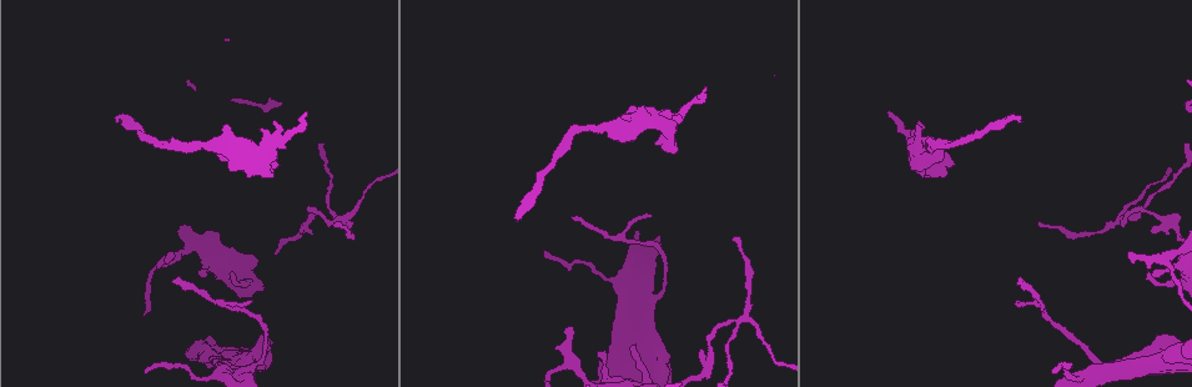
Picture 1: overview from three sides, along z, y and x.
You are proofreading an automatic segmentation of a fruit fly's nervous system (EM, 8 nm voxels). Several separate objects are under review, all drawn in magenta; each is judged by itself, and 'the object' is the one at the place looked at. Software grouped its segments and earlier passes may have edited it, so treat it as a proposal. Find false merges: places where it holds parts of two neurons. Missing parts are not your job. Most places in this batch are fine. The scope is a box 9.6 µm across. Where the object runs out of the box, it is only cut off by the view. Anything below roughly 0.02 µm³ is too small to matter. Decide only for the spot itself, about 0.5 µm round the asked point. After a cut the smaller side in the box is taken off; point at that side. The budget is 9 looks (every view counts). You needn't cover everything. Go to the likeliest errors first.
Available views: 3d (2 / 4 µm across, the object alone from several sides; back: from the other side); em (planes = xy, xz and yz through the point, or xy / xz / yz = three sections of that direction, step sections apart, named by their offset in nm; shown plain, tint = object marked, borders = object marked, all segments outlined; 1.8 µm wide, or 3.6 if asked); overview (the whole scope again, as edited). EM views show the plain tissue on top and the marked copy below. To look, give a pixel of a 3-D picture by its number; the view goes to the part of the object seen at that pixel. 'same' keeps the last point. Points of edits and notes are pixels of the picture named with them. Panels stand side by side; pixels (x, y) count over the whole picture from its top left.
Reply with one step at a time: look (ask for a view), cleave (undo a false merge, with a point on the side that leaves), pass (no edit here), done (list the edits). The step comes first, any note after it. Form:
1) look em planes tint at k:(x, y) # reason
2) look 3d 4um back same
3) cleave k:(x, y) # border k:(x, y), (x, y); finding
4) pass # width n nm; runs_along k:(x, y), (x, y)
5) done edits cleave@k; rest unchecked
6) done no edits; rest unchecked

look 3d 2um at 1:(248, 364) # thick turns thin

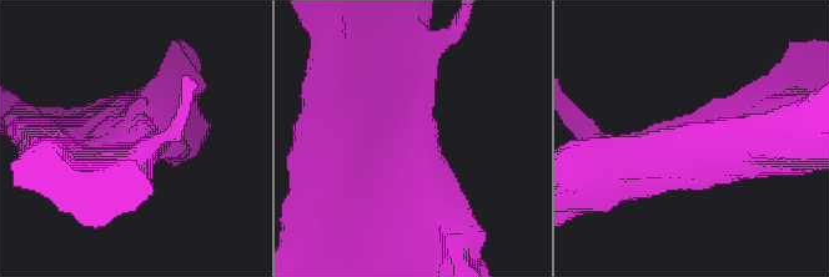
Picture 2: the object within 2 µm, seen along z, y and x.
look em 3.6um xz step 8 tint at 2:(412, 151) # need the tissue

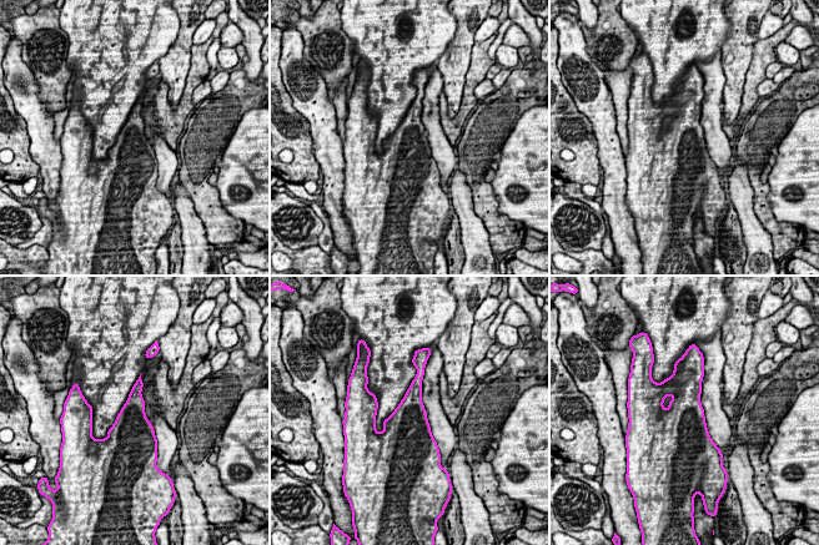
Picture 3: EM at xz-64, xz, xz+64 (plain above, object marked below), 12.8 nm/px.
look em 3.6um planes tint same

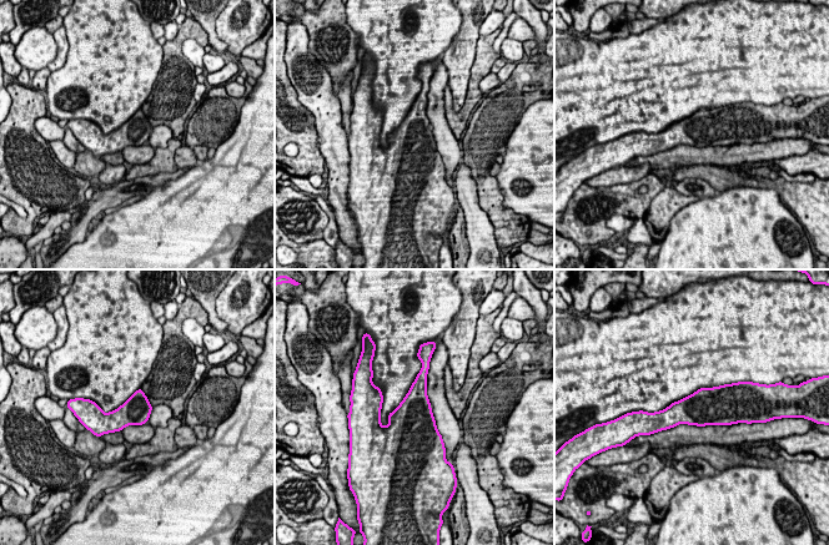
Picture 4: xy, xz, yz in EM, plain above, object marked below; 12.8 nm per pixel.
pass # one neuron here

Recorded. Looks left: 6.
look em planes tint at 1:(739, 316) # a fork

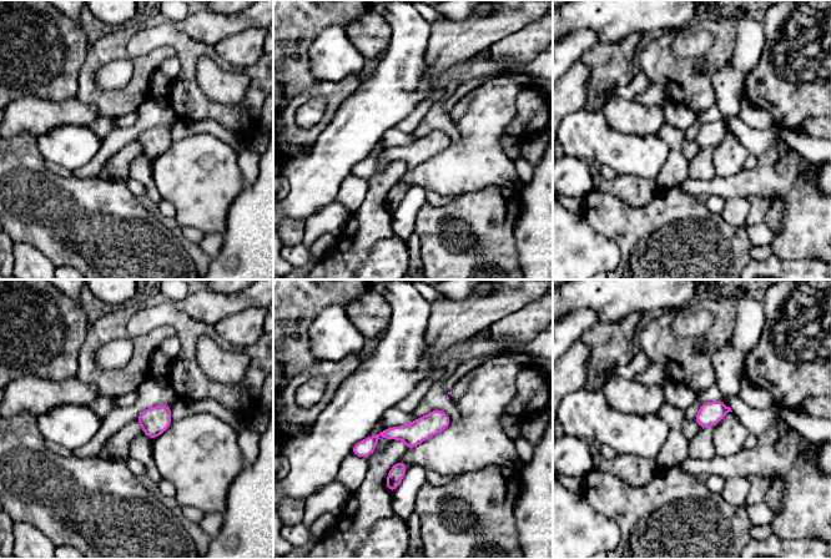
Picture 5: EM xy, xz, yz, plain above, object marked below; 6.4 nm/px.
pass # runs_along 5:(447, 421), (414, 433), (382, 433), (354, 451); all the same neuron

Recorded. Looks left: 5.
look 3d 4um at 1:(221, 143) # branch point

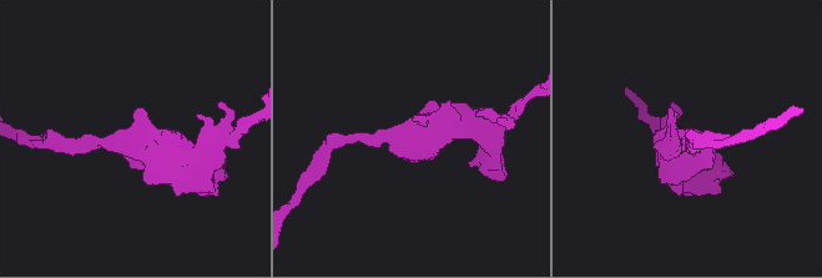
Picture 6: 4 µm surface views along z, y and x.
look em 3.6um planes borders at 6:(132, 142)

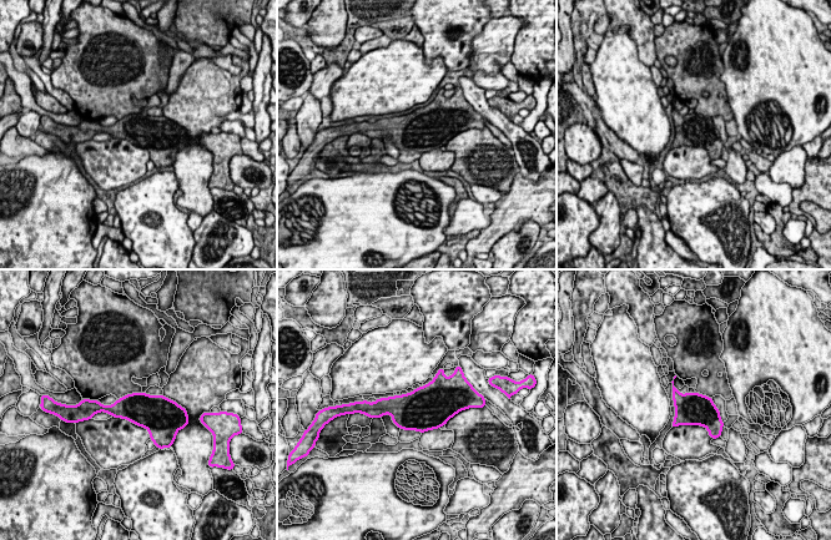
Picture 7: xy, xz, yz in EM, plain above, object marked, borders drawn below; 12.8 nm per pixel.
pass # continuous, no second neuron

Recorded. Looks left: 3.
look 3d 2um at 1:(1169, 261) # a fork

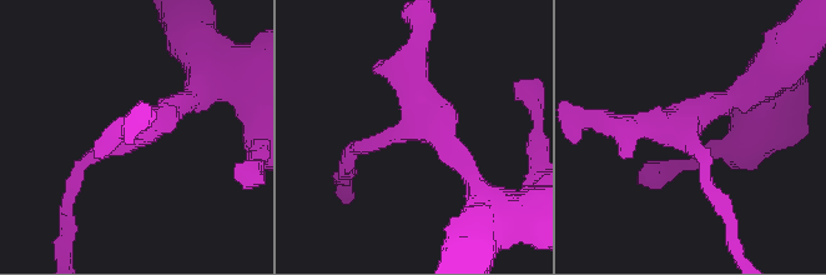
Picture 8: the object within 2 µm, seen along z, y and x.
look em planes tint at 8:(423, 129)

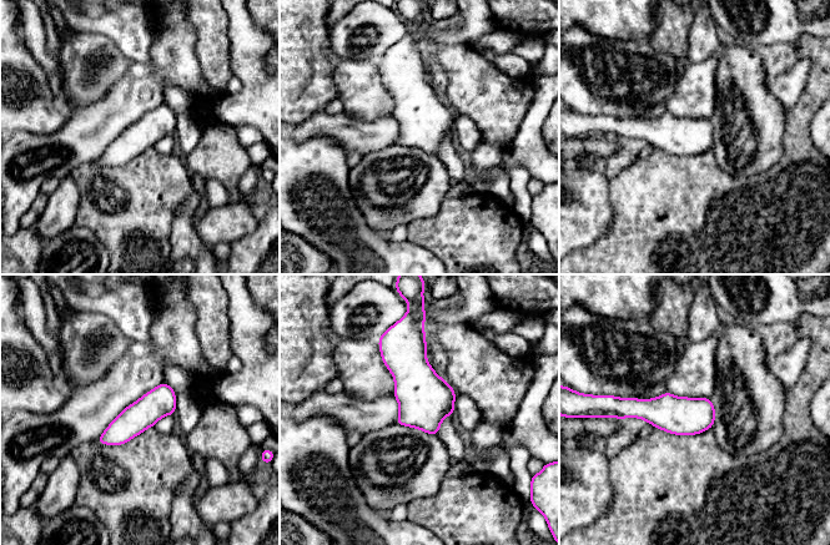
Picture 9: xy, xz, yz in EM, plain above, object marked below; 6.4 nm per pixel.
pass # continuous, no second neuron

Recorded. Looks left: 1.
done no edits; rest unchecked

